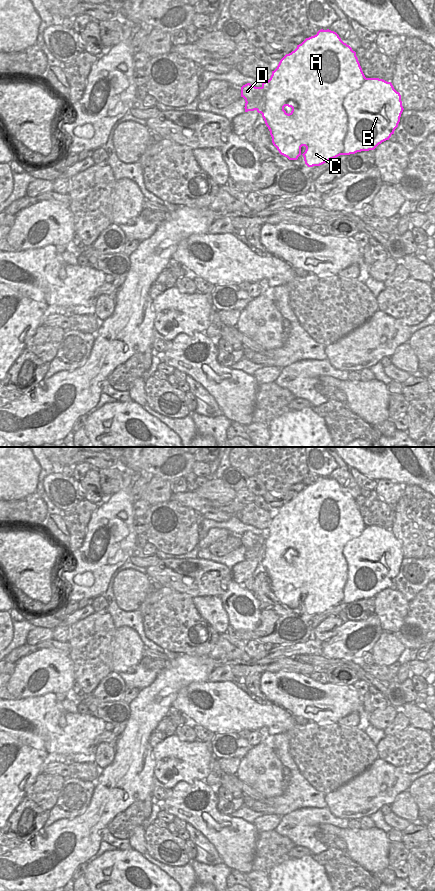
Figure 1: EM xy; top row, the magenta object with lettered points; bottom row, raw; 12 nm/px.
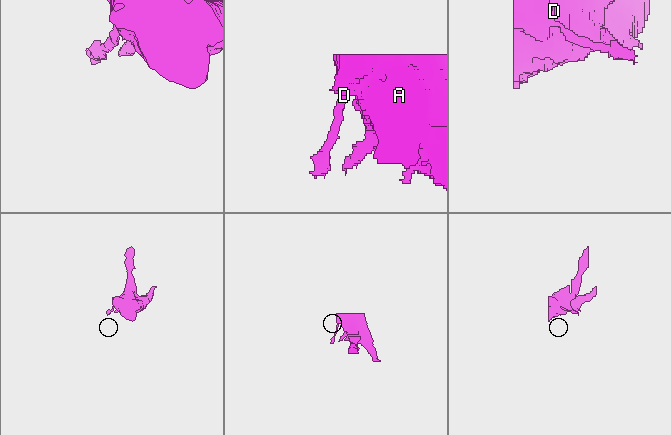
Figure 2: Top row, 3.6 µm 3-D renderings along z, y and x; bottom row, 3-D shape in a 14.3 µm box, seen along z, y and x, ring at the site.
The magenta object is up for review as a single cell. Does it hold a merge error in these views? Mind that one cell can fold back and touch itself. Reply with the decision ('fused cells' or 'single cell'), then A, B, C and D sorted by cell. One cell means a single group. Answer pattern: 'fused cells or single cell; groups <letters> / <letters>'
fused cells; groups A C D / B

